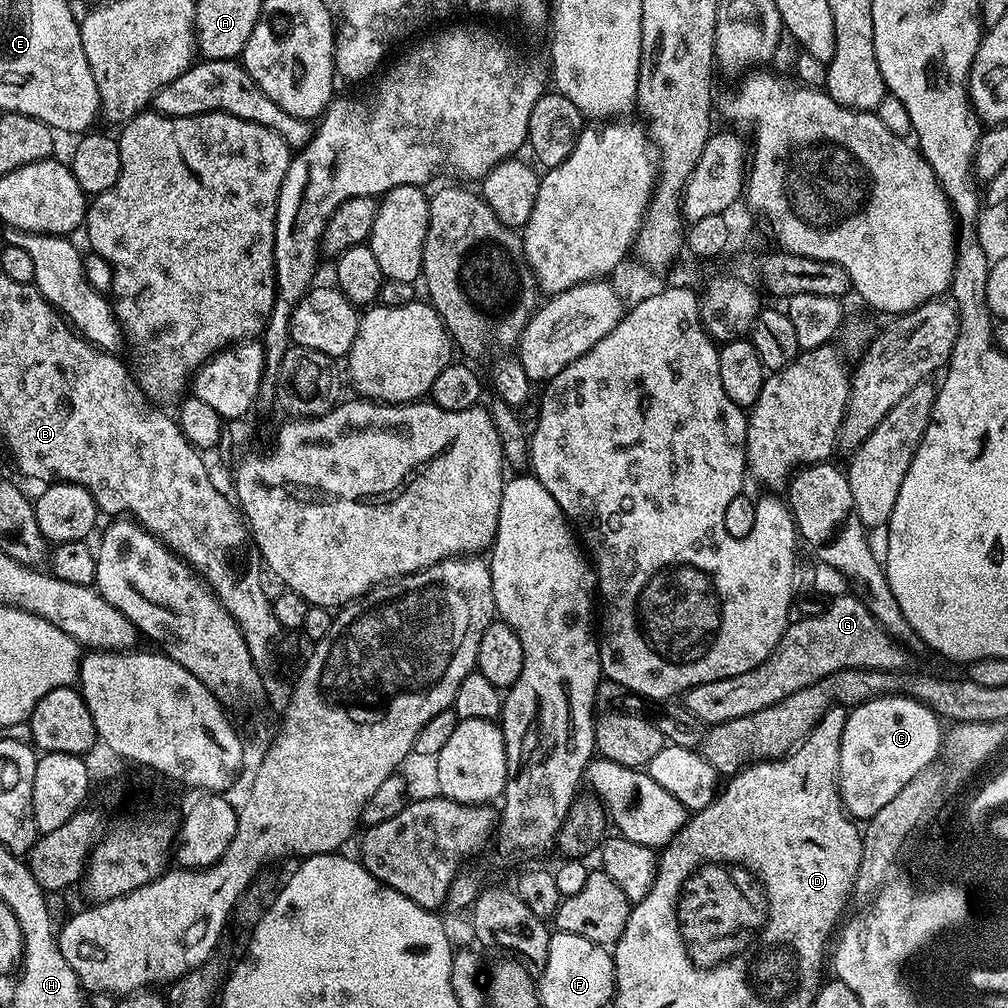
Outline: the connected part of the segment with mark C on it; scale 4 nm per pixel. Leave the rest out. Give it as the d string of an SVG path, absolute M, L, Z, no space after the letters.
M879 696L855 705L848 712L846 726L840 739L840 801L849 816L867 822L872 816L880 816L887 804L905 795L904 787L924 766L939 756L942 737L942 721L934 710L909 696Z

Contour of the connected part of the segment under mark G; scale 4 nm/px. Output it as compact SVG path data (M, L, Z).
M855 595L833 596L825 604L828 605L813 616L793 619L776 649L754 670L688 689L682 696L684 708L702 725L711 726L766 710L766 706L774 706L782 698L847 668L902 672L909 667L909 649L899 644Z

